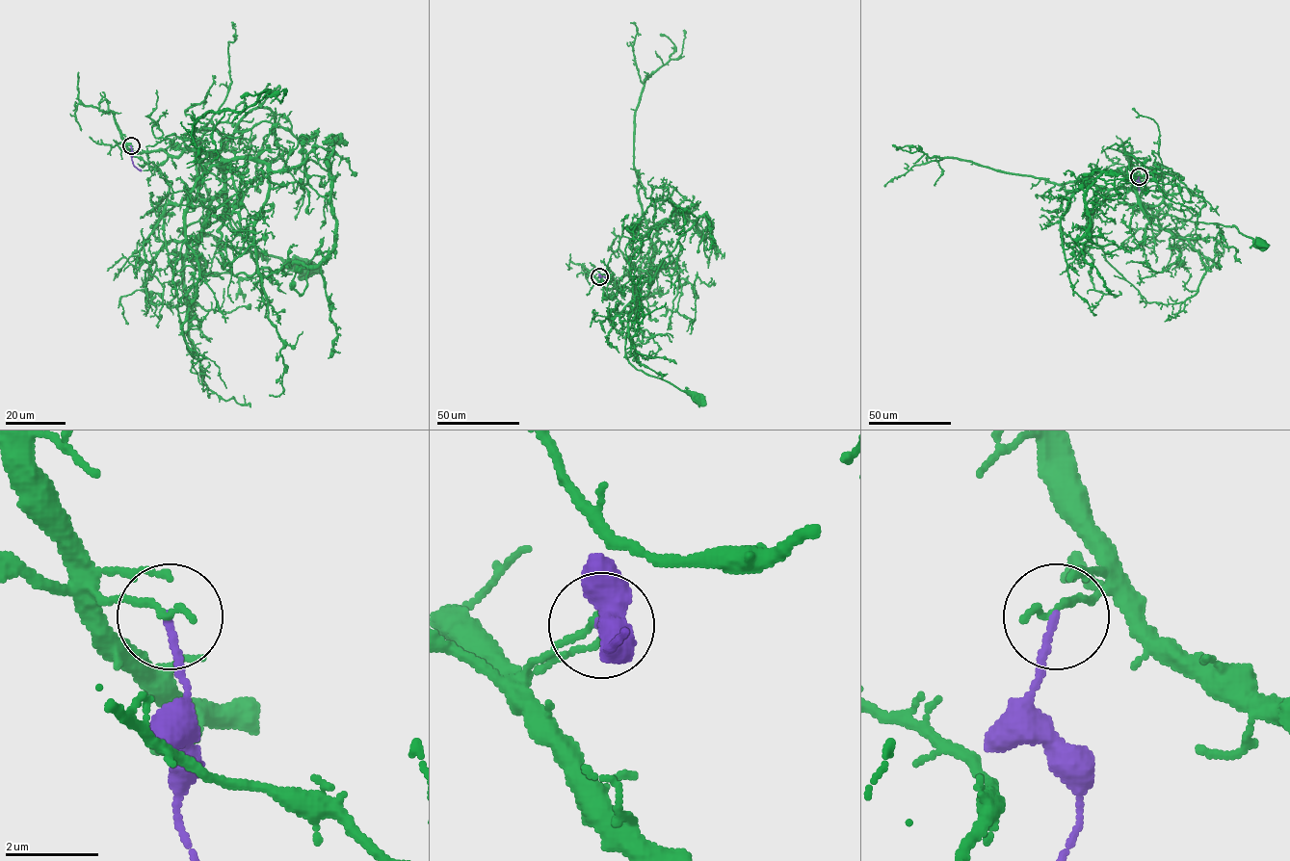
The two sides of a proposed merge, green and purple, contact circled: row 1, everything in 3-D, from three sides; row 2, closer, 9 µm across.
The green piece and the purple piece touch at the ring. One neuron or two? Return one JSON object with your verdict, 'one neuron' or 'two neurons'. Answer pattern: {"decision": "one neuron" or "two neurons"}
{"decision": "two neurons"}

